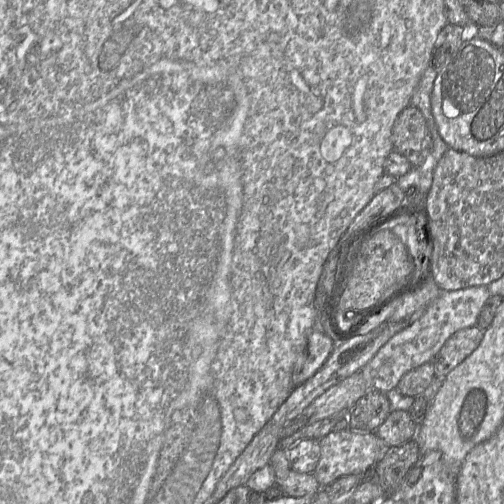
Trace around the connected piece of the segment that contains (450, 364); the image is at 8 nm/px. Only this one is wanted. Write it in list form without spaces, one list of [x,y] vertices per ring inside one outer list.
[[[477,325],[455,332],[433,359],[436,378],[444,378],[464,361],[481,343],[485,329]]]

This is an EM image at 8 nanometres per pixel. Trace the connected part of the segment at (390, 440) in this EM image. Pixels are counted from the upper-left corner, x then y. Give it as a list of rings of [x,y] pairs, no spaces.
[[[393,410],[375,433],[386,447],[394,447],[412,440],[417,428],[408,411]]]

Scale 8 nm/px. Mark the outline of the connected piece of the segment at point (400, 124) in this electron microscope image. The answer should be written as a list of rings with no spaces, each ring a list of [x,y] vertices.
[[[409,105],[400,112],[392,129],[394,151],[405,156],[412,167],[423,164],[432,152],[433,142],[421,111]]]

